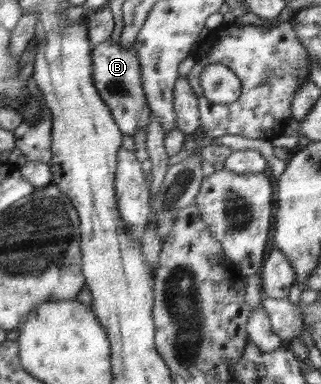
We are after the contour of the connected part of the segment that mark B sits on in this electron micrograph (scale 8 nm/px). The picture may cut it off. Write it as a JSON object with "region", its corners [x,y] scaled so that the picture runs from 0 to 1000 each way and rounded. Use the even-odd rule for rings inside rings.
{"region":[[[330,99],[290,128],[287,203],[293,203],[293,224],[343,281],[374,341],[414,359],[430,341],[455,344],[474,292],[455,263],[436,201],[436,159],[414,120],[383,122],[374,104],[346,107],[346,99]]]}

